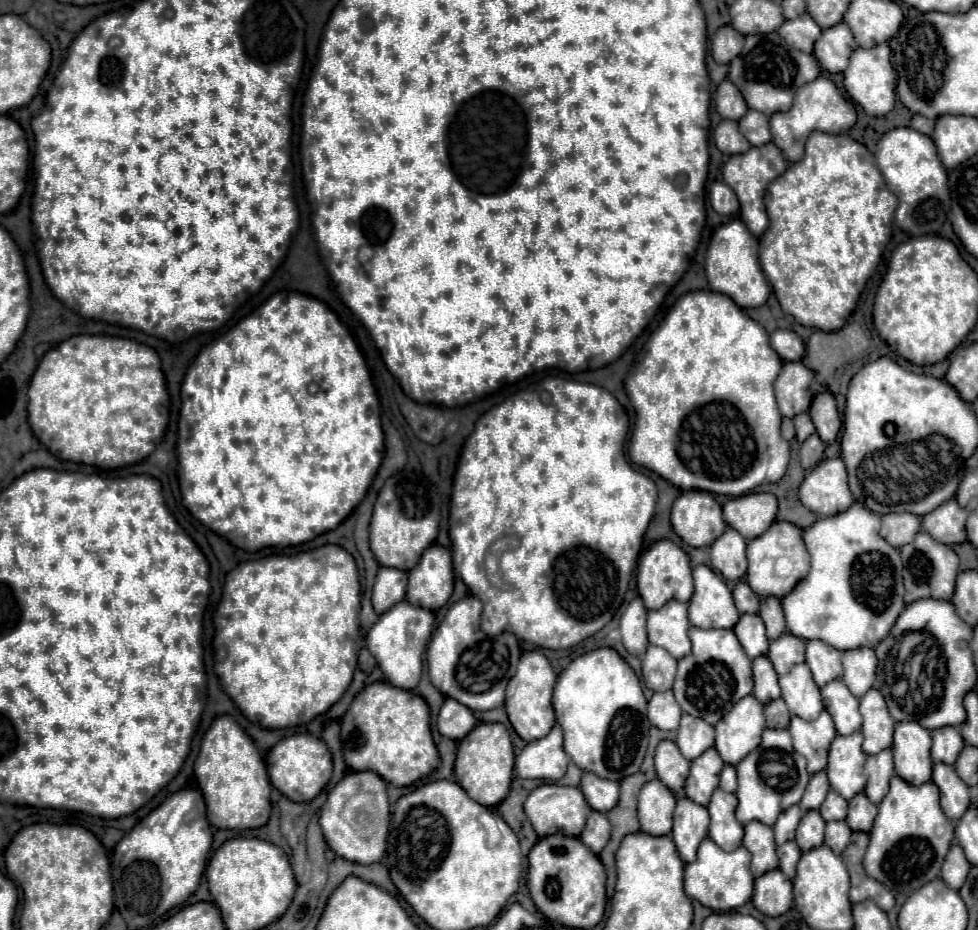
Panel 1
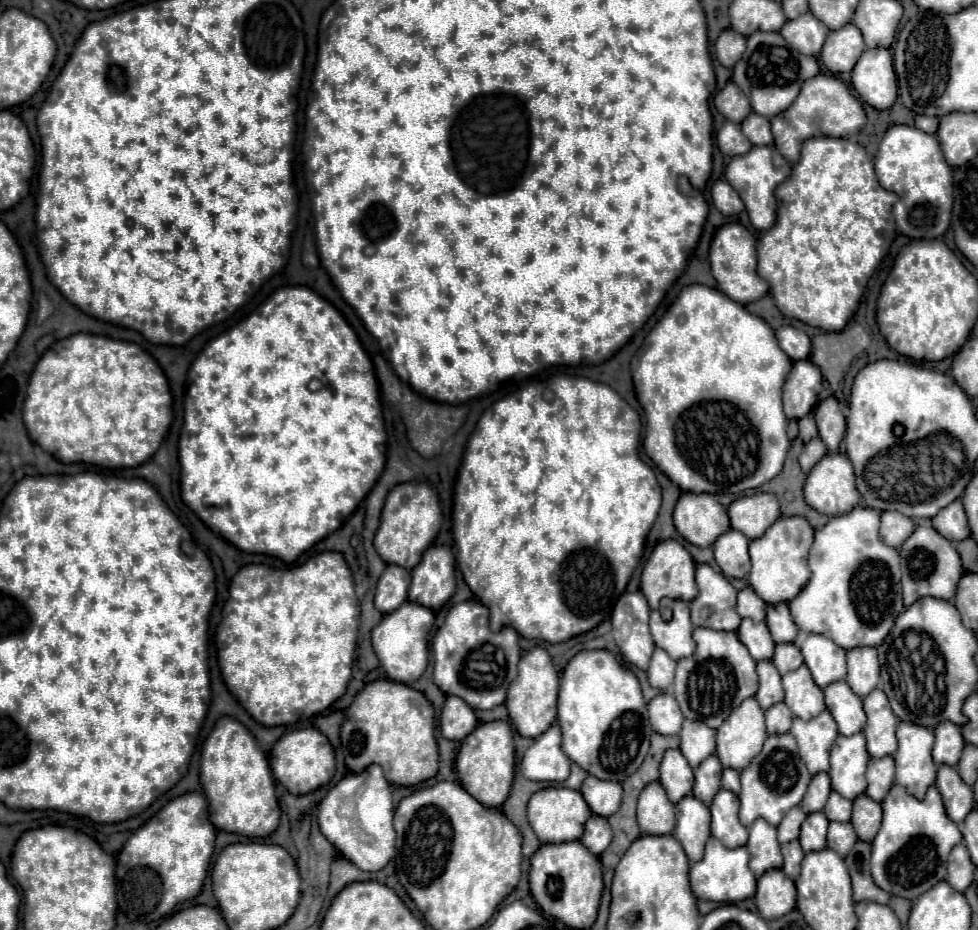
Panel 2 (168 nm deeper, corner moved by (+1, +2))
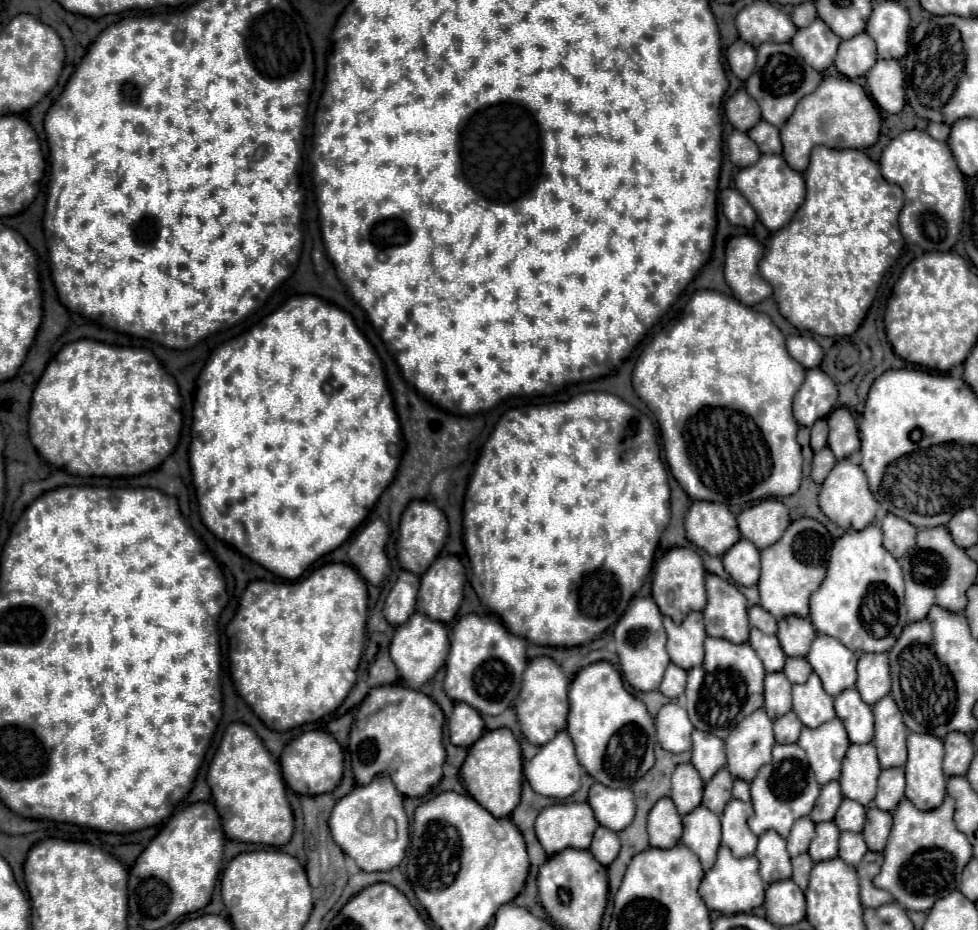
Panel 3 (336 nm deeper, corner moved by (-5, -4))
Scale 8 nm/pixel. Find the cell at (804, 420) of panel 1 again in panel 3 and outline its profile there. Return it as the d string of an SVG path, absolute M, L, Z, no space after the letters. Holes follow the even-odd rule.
M820 420L812 426L812 434L810 434L810 446L814 452L822 450L826 446L826 438L828 438L828 426L826 420Z

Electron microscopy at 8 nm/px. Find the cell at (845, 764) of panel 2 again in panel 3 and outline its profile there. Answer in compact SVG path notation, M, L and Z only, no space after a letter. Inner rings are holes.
M870 742L850 744L840 774L840 786L844 798L852 798L862 806L870 806L876 794L878 774L880 774L880 764L876 758L876 748Z

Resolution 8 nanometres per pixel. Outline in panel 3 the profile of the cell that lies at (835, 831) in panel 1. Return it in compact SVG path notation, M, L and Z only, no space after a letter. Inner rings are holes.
M842 832L840 834L840 850L838 856L850 864L850 866L858 866L858 862L862 860L862 856L868 852L868 846L862 838L862 834L852 834L852 832Z

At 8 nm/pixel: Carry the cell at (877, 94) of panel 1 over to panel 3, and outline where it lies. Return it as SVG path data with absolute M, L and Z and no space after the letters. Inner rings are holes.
M876 60L876 66L866 74L866 84L872 100L890 114L904 106L904 74L896 60Z

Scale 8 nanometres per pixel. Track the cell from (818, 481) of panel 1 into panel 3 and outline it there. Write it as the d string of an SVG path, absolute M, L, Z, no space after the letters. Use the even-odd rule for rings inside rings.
M840 460L832 472L826 476L820 494L818 494L818 504L820 510L838 526L842 528L854 528L854 530L862 530L868 524L874 522L876 512L878 512L878 502L874 500L870 488L868 488L868 480L866 474L862 472L860 466L848 462L848 460Z

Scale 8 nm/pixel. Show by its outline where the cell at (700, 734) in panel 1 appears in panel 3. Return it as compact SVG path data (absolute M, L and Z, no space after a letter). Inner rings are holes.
M702 730L692 732L692 766L700 772L702 780L708 782L716 770L724 766L724 740Z

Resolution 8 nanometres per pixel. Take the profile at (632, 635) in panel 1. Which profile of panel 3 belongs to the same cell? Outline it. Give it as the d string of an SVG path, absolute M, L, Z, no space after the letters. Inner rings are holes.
M632 598L628 604L628 610L622 614L614 628L614 640L616 640L616 652L620 656L622 672L630 686L636 690L654 690L662 682L664 670L670 664L670 658L666 654L666 632L662 626L662 614L652 598Z

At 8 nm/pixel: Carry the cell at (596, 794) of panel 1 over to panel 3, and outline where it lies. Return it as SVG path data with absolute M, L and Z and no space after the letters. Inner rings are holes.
M598 782L592 784L592 788L590 788L588 804L592 806L600 826L610 828L614 832L624 830L632 822L634 812L636 812L632 790L628 790L628 788L612 790Z

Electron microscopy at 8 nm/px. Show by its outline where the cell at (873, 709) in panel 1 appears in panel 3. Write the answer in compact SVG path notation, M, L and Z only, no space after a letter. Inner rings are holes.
M884 696L876 706L872 706L876 732L872 744L878 750L878 760L882 768L904 766L906 762L906 736L908 728L902 722L900 708L890 696Z

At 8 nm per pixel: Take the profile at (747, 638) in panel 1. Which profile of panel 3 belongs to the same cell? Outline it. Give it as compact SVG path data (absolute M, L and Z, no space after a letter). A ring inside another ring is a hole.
M756 628L750 630L750 646L760 656L766 672L780 672L786 662L786 654L780 648L780 642L776 636L768 636Z

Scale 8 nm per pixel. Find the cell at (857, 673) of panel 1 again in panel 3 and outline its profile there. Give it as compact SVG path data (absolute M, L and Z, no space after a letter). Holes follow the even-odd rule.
M862 654L858 658L856 688L866 704L874 704L890 692L888 654Z

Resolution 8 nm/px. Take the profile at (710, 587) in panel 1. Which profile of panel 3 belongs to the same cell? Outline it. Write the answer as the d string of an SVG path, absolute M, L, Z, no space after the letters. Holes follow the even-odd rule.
M716 574L706 576L706 594L708 594L708 604L704 608L706 634L714 638L726 638L734 644L746 642L750 634L750 624L744 594L734 584L718 578Z

